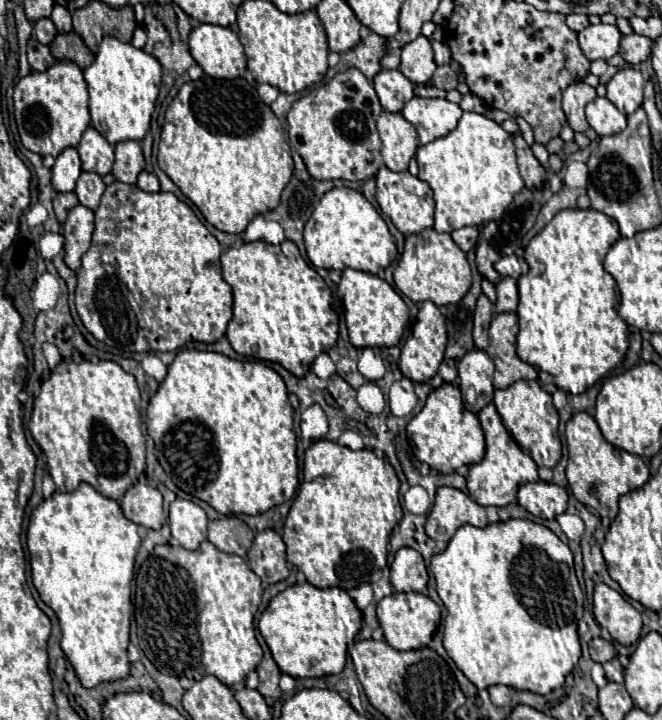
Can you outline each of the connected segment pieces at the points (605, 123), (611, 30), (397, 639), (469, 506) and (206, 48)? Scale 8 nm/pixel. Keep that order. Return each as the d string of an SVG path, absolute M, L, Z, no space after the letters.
M597 97L595 101L591 101L587 105L585 113L587 113L589 125L597 131L599 137L615 135L615 133L619 133L619 131L623 131L627 127L625 115L619 113L617 107L605 97Z
M589 25L579 31L579 45L589 61L595 59L611 59L619 53L621 33L615 25Z
M393 593L383 597L377 605L377 619L385 631L385 641L397 651L411 651L427 647L433 631L441 620L441 609L433 599L423 593Z
M439 487L435 505L427 515L425 533L433 541L449 541L461 525L487 527L485 507L477 505L469 495L453 487Z
M199 25L191 31L189 49L197 65L215 79L237 79L247 71L239 37L219 25Z

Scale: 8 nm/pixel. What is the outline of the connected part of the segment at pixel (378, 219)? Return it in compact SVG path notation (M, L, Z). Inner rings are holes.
M331 189L323 195L313 215L309 217L305 231L305 249L307 257L315 267L343 271L347 267L357 271L367 271L377 275L379 269L385 269L397 257L395 239L387 229L383 217L375 207L355 189Z

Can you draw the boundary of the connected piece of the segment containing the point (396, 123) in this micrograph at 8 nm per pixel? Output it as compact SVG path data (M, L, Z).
M381 113L377 121L379 137L381 137L381 155L383 163L391 171L407 171L409 161L417 153L415 127L405 121L401 113Z

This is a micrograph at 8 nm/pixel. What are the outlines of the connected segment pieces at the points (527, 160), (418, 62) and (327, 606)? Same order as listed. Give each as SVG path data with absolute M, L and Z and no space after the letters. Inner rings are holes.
M513 135L513 141L515 141L515 151L517 151L519 173L525 181L525 187L527 189L541 189L547 179L545 167L535 159L533 151L527 147L527 143L523 141L521 135Z
M419 35L415 41L407 43L401 49L399 71L415 85L425 85L435 73L437 65L433 61L433 49L429 39Z
M303 583L275 595L257 627L281 673L291 675L293 679L327 677L343 671L347 643L354 642L361 629L361 611L343 589L317 589L311 583Z

